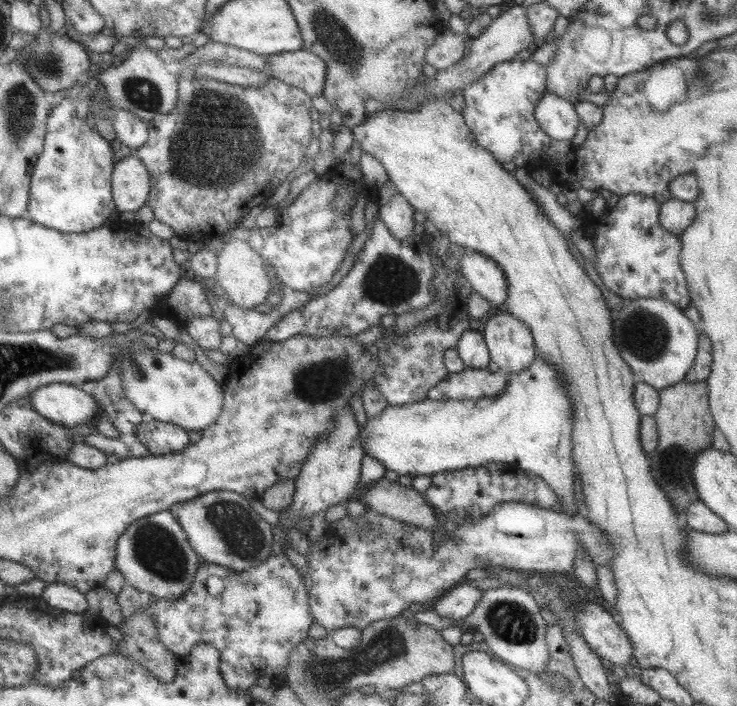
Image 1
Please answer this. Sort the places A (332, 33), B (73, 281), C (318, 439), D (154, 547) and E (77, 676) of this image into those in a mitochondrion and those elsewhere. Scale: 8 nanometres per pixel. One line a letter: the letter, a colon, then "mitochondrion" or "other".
A: mitochondrion
B: other
C: other
D: mitochondrion
E: other

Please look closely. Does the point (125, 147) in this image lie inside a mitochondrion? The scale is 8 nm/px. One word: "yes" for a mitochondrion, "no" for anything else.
no

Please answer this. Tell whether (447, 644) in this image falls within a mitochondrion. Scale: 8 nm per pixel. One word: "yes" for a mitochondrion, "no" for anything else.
no

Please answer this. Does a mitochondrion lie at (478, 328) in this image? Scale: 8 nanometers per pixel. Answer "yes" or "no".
no

